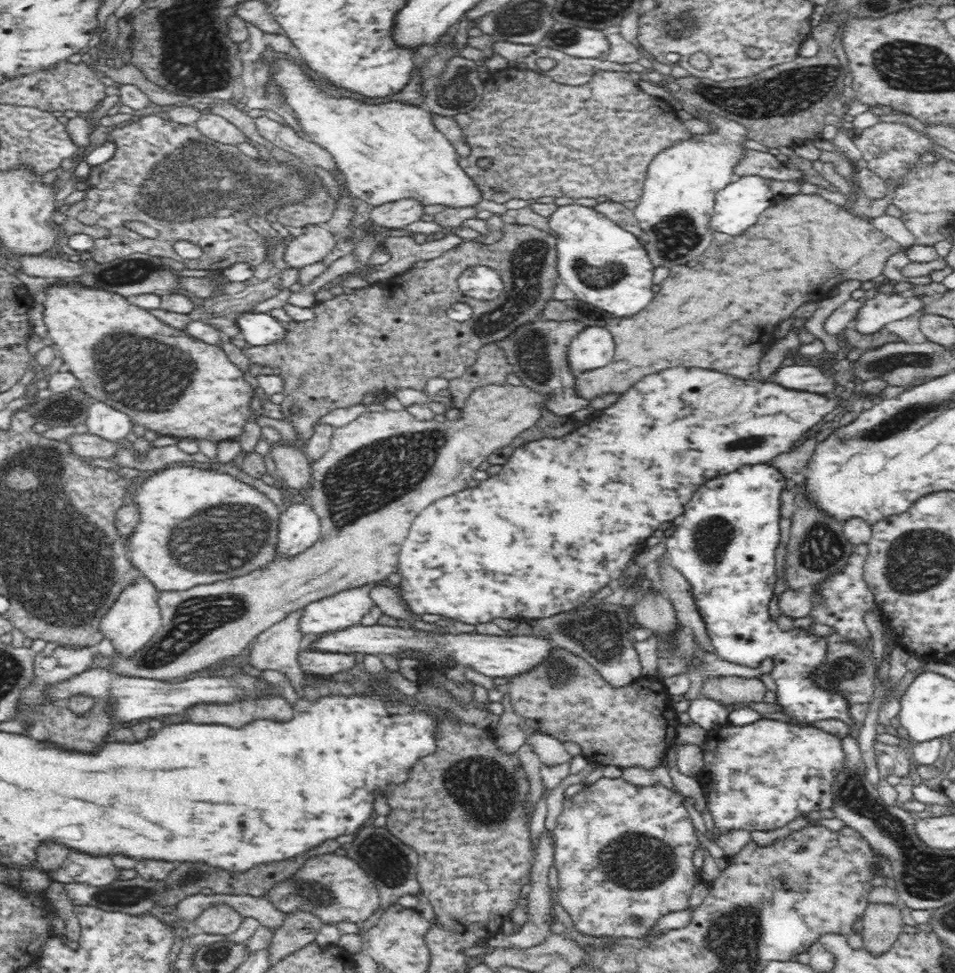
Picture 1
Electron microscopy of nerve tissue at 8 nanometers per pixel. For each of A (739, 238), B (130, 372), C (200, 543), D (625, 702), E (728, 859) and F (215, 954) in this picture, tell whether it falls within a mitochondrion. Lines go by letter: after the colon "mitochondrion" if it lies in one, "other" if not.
A: other
B: mitochondrion
C: mitochondrion
D: other
E: other
F: mitochondrion

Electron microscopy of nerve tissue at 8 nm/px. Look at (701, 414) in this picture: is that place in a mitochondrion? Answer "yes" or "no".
no

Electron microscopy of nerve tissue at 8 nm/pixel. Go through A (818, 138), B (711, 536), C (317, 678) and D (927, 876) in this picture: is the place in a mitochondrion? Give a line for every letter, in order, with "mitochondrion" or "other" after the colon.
A: other
B: mitochondrion
C: other
D: mitochondrion

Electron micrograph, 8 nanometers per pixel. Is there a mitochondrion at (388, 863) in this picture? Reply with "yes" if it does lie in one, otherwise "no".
yes

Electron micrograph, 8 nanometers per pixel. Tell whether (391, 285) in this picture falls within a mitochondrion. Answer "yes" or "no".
no

